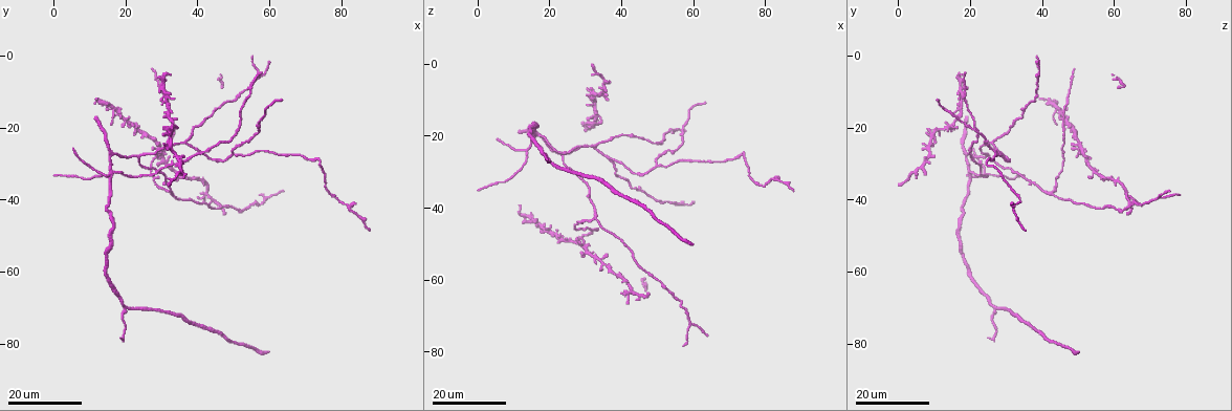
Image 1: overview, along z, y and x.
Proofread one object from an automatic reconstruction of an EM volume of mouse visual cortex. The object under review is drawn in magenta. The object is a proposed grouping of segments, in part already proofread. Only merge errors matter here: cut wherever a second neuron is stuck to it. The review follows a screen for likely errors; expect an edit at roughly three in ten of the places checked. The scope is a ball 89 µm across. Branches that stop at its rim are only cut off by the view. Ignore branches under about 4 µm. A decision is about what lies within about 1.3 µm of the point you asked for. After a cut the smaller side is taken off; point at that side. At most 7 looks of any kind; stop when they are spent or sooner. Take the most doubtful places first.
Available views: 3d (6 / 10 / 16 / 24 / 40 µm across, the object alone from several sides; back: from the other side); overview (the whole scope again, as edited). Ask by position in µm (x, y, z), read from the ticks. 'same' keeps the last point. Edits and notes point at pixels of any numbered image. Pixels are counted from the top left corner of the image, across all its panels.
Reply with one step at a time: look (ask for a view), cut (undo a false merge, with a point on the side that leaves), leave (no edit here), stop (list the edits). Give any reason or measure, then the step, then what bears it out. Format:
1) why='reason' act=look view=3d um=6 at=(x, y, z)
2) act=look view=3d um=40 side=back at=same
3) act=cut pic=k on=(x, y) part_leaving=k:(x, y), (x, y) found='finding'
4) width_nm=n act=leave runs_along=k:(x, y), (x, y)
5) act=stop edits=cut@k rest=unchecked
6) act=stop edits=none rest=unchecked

why='looks like a crossing' act=look view=3d um=16 at=(42.0, 38.0, 63.0)

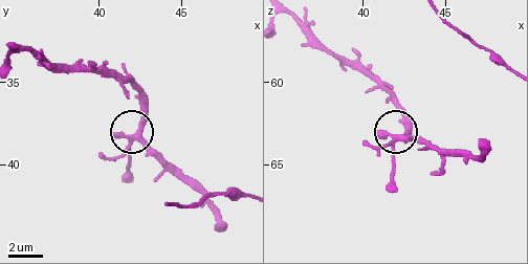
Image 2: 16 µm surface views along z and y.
why='closer look' act=look view=3d um=10 at=(42.4, 38.3, 63.4)

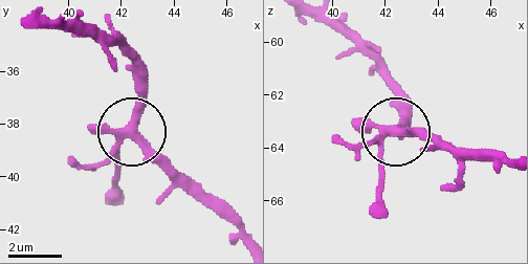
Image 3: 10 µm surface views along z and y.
arms=5 act=leave found='continuous, no second neuron'

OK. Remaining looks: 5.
why='thin arm on a thick one' act=look view=3d um=16 at=(60.0, 39.5, 72.5)

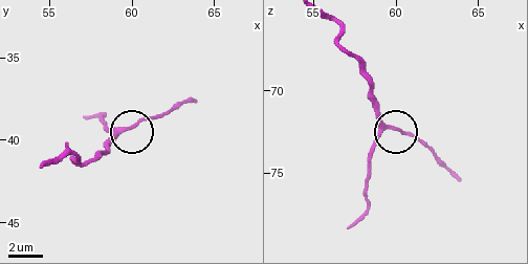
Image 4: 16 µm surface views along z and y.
act=look view=3d um=10 at=(59.6, 39.2, 72.3)

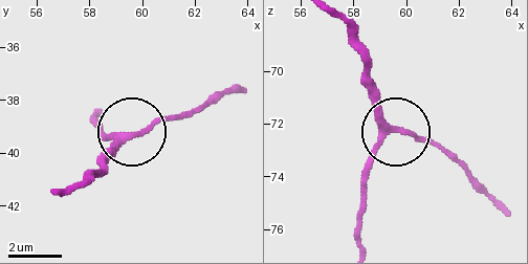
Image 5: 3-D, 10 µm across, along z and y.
act=leave runs_along=5:(65, 192), (126, 137), (184, 110) found='continuous, no second neuron'

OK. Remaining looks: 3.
why='branch point' act=look view=3d um=24 at=(15.5, 34.0, 20.5)

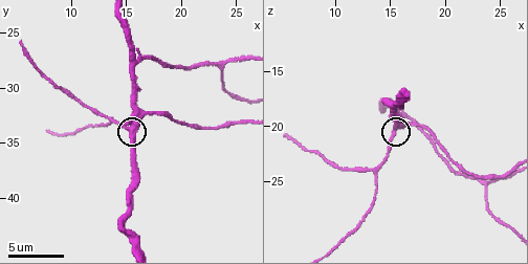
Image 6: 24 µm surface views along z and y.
act=look view=3d um=6 at=(15.4, 33.8, 20.6)

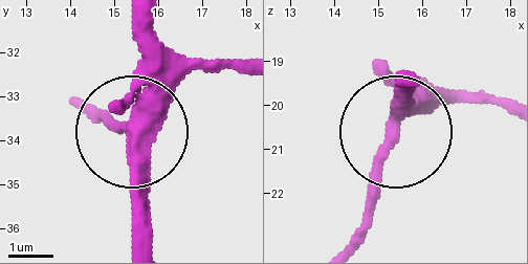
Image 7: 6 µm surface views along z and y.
side_arm_um=25 act=leave found='continuous, no second neuron'

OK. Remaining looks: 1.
act=stop edits=none rest=unchecked

